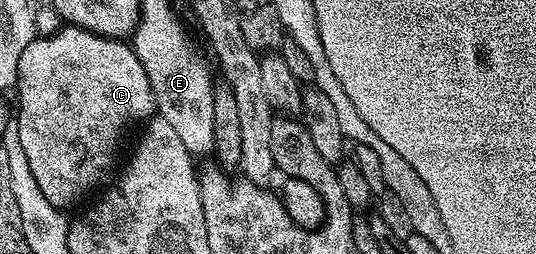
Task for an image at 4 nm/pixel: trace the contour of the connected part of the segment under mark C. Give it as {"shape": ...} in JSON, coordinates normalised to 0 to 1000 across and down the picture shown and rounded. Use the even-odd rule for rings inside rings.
{"shape":[[[118,102],[104,134],[71,142],[54,165],[37,224],[32,362],[30,484],[37,575],[45,575],[45,622],[52,622],[52,657],[60,669],[60,701],[67,701],[67,732],[75,732],[75,764],[110,827],[207,720],[213,657],[220,646],[228,516],[256,472],[278,476],[291,441],[276,291],[248,185],[226,154],[181,142],[136,102]]]}

